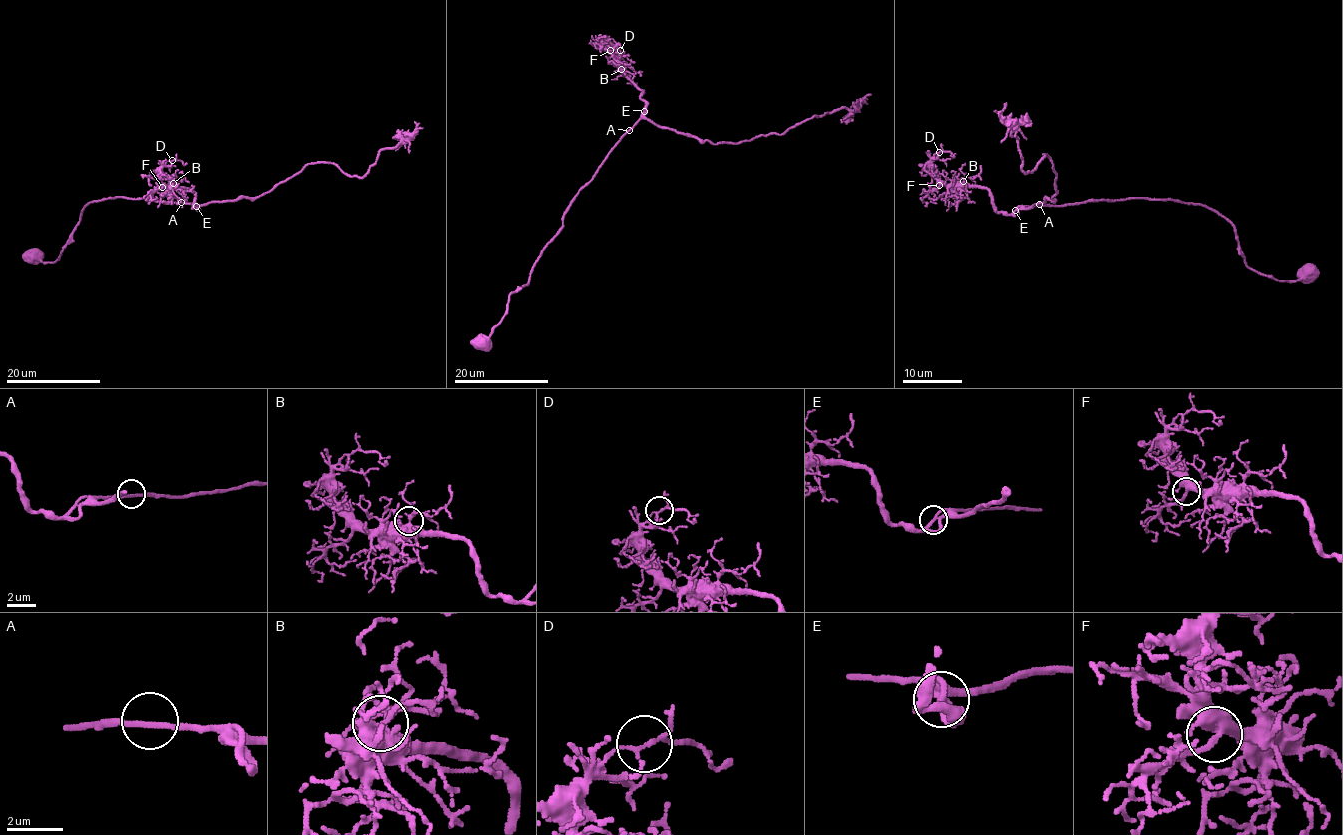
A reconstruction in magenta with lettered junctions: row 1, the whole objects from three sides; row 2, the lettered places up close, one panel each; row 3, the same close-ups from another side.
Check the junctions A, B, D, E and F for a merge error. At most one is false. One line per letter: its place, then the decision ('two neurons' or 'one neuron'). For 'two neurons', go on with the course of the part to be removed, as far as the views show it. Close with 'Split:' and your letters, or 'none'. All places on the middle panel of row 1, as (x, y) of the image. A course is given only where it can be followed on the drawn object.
A: at (629, 130); one neuron
B: at (621, 69); one neuron
D: at (620, 50); one neuron
E: at (644, 111); one neuron
F: at (610, 50); one neuron
Split: none

